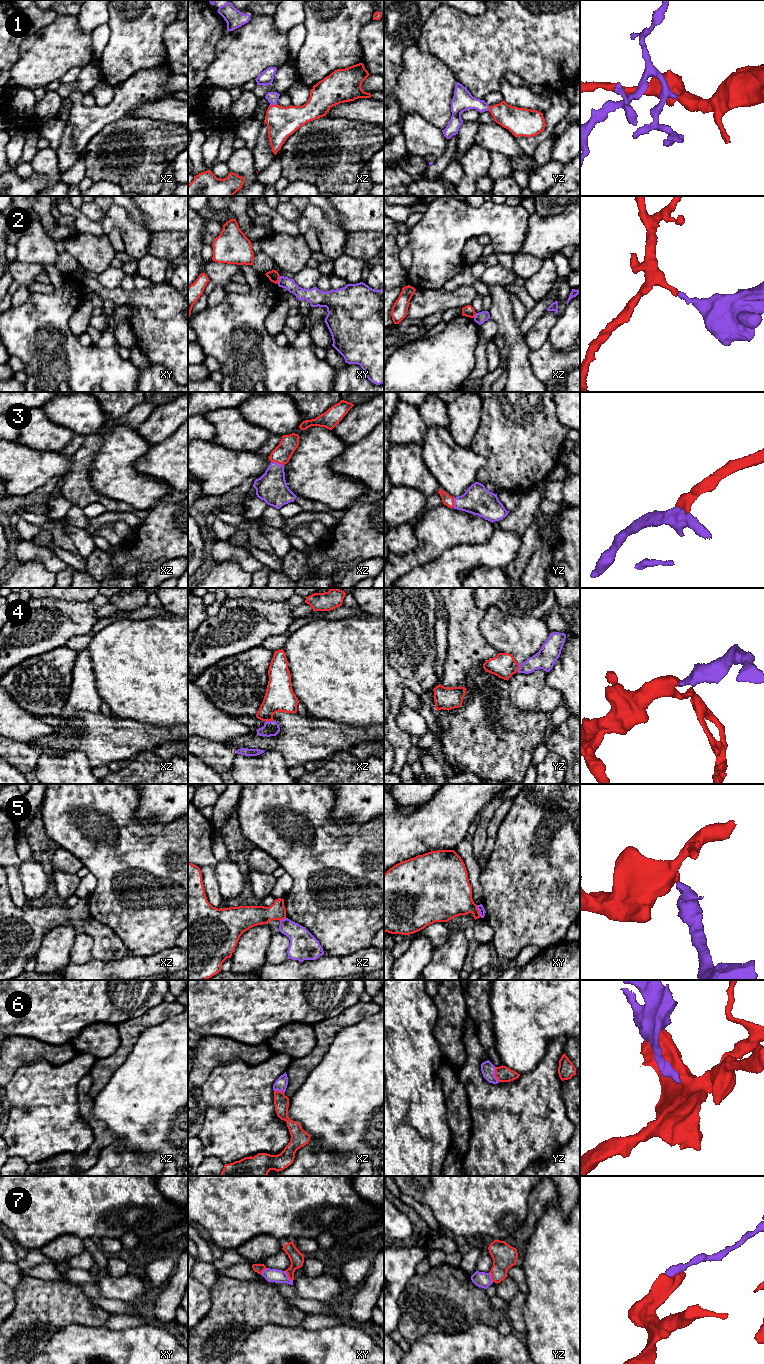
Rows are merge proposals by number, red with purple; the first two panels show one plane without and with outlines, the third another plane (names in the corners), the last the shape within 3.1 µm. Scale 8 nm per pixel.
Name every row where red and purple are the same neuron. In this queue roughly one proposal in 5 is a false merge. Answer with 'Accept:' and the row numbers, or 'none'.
Accept: 1, 3, 4, 6

